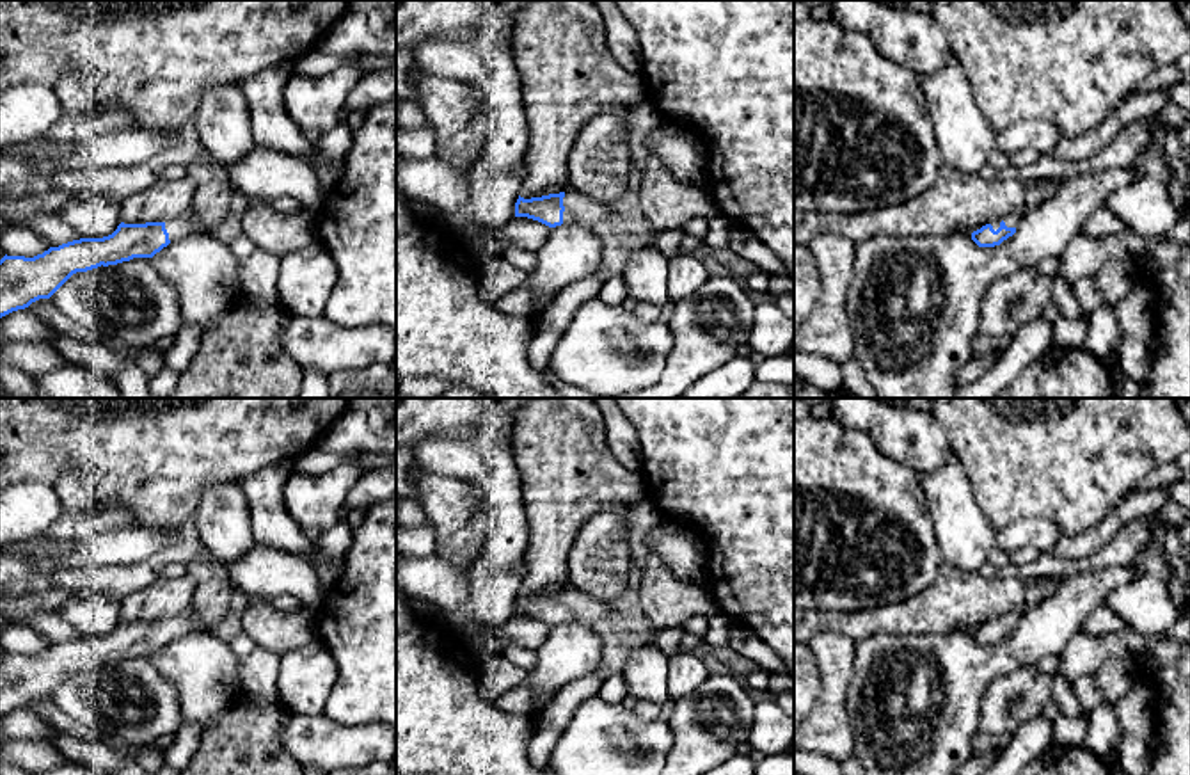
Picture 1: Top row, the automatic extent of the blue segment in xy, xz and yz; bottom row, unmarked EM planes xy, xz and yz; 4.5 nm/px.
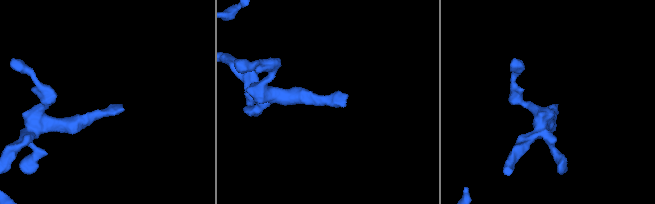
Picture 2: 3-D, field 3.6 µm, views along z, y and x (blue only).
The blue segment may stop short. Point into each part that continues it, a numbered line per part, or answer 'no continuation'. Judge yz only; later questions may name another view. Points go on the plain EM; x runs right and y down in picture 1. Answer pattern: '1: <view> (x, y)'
1: yz (1011, 619)

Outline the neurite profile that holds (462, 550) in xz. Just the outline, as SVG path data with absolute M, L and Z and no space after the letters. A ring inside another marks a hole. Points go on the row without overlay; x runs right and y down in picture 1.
M478 517L448 540L437 542L435 555L456 571L469 572L474 563L480 563L494 533L494 526L494 517Z

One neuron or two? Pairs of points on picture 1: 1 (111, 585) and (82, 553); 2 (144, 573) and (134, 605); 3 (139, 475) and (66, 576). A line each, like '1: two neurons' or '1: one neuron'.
1: two neurons
2: two neurons
3: two neurons

